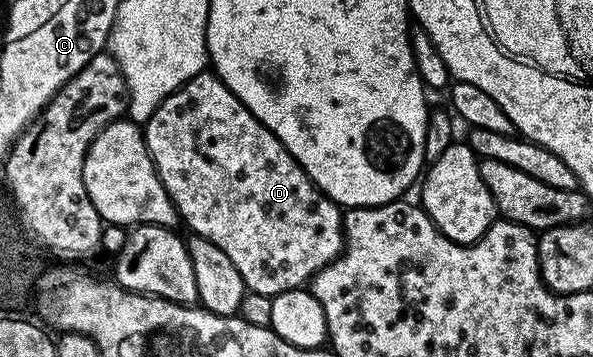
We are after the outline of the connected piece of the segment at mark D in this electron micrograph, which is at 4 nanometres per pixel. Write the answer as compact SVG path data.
M216 73L196 74L191 80L187 80L187 84L180 86L174 94L167 96L167 100L163 100L163 104L159 104L159 108L155 108L155 112L145 121L143 126L147 131L147 141L151 147L149 155L155 164L163 188L167 188L171 200L175 204L180 221L186 222L194 235L205 237L227 254L228 259L238 269L239 276L245 281L246 291L253 293L254 290L257 294L272 296L282 294L284 290L296 290L304 287L313 275L318 274L325 266L332 264L341 254L345 244L342 207L331 201L310 180L307 172L289 155L287 148L281 144L281 141L241 103L239 96L235 96L235 92L231 92L231 88L227 88L227 84L223 84L223 80L218 78Z

